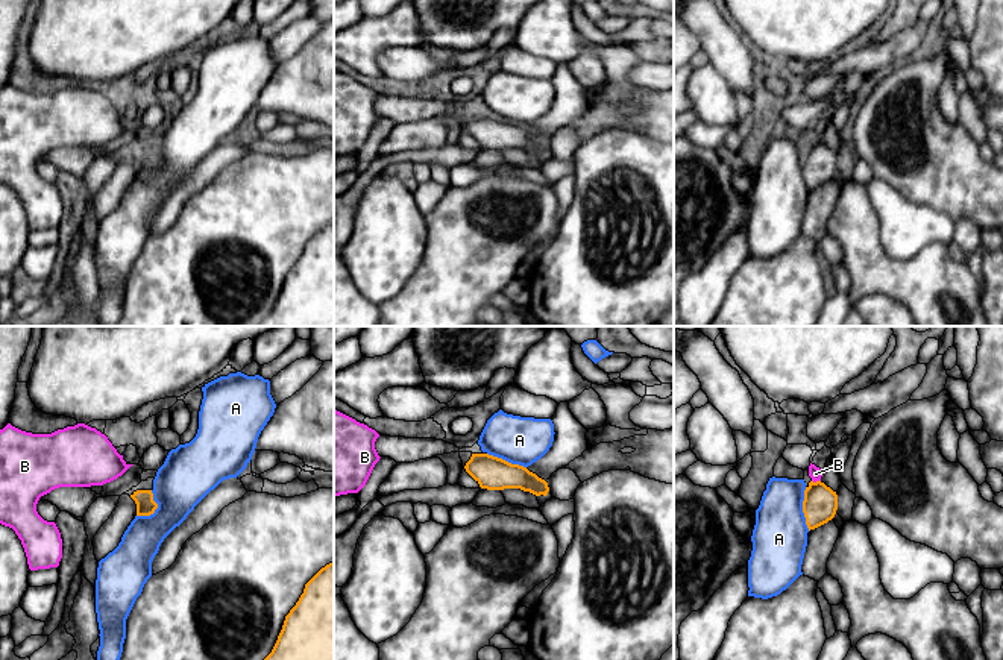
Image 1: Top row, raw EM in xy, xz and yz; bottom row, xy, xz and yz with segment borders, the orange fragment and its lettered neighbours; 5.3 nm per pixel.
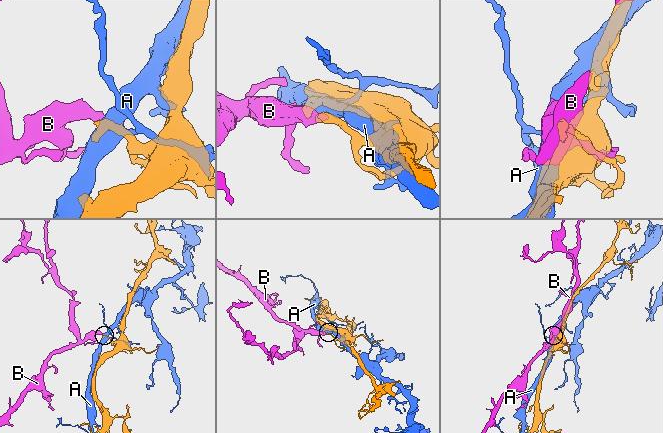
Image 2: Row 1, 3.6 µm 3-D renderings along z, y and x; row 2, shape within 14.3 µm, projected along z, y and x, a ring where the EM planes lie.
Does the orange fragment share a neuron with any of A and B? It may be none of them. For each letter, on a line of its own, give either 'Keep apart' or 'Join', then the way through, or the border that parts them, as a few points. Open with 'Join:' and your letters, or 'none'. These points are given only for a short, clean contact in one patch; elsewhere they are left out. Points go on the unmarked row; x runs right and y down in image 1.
Join: none
A: Keep apart
B: Keep apart. Boundary: yz (812, 140), (820, 141)

